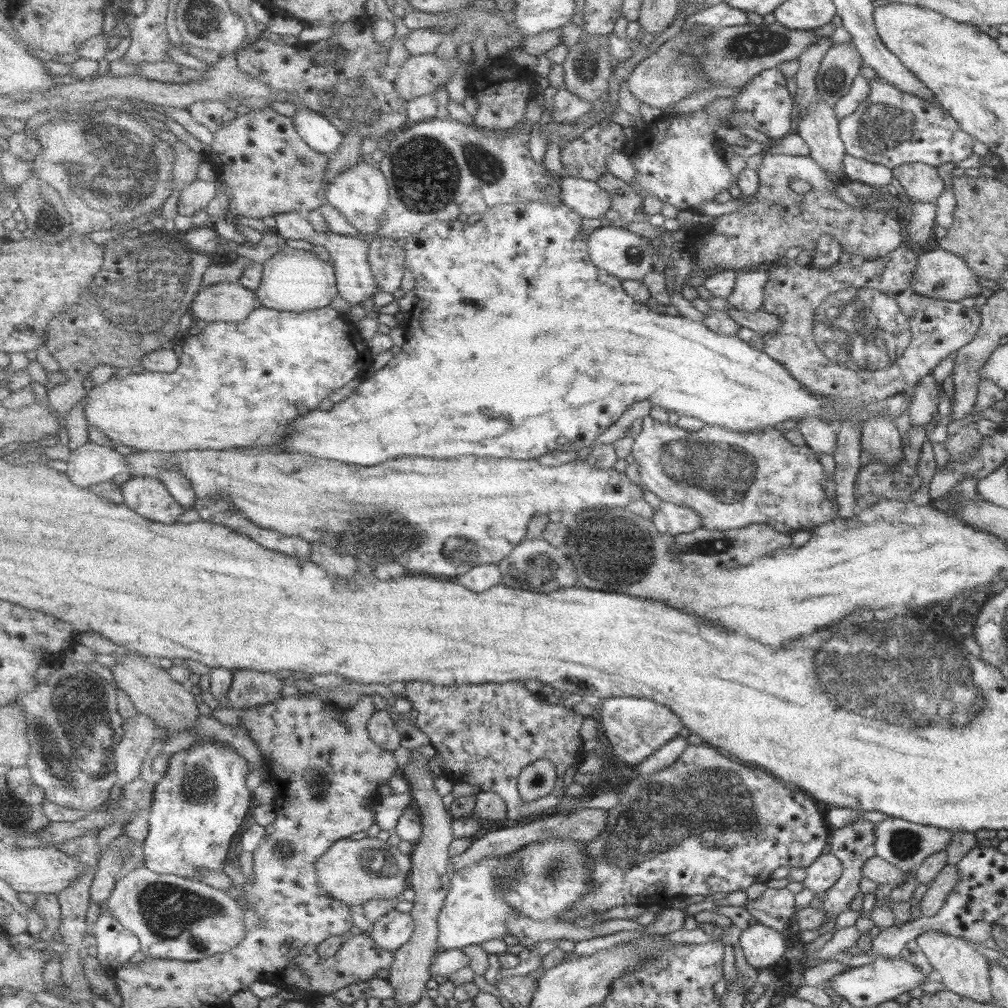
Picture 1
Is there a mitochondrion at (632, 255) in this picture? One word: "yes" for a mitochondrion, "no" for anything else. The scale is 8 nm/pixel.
yes

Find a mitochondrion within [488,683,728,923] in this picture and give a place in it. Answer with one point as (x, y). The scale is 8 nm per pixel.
(556, 869)

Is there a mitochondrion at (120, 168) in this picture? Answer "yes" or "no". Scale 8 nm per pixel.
yes

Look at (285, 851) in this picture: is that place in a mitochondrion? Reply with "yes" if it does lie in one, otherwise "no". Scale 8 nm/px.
yes

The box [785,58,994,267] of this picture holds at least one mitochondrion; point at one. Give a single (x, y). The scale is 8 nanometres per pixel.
(887, 125)

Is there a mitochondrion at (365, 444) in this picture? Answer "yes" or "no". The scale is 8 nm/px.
no

